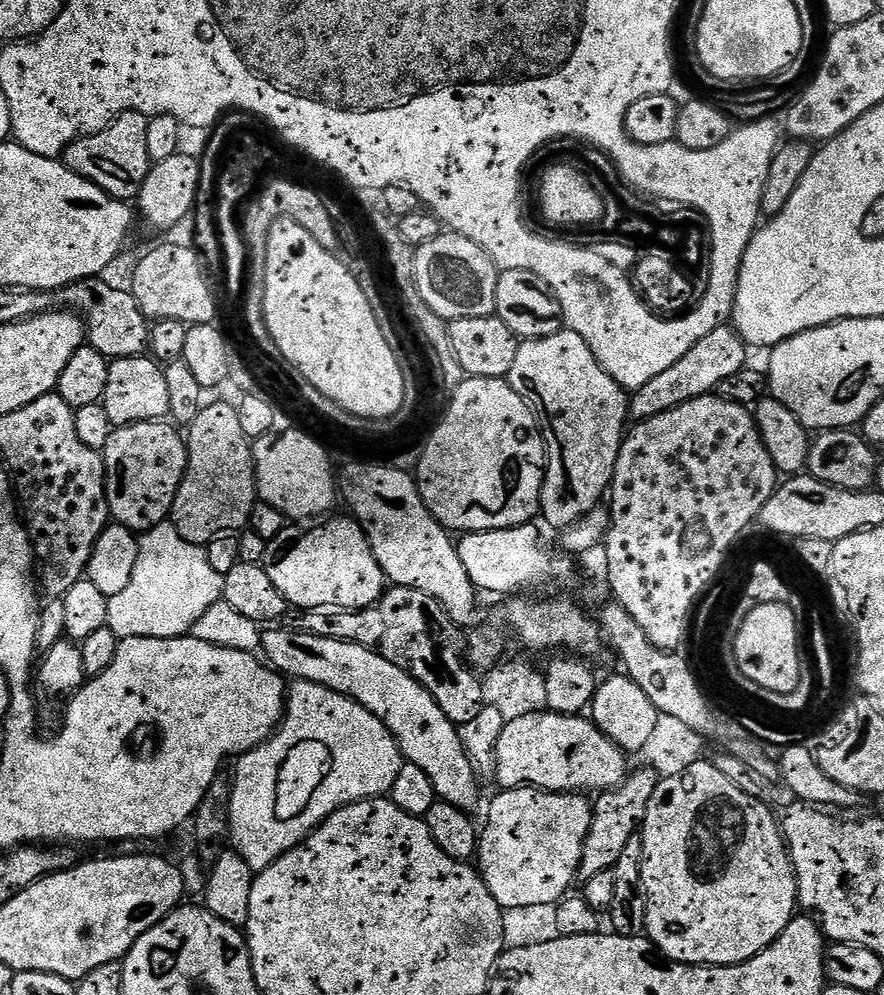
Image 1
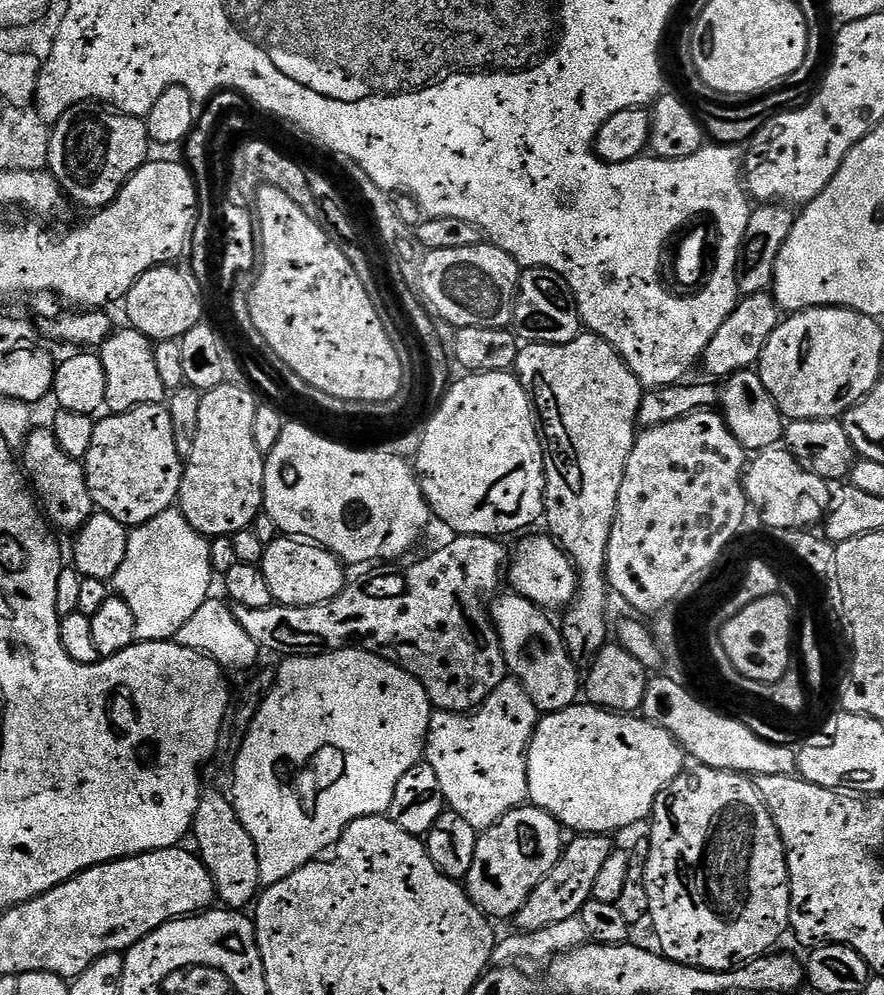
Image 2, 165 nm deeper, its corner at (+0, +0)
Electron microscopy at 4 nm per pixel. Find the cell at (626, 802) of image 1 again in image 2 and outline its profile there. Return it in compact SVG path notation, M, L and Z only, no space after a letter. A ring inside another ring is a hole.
M576 834L567 841L566 847L560 854L559 862L534 886L530 898L520 907L514 917L514 923L520 932L537 932L546 930L546 926L558 926L558 922L566 922L570 918L580 915L582 906L592 899L594 881L598 879L606 858L614 851L613 837L605 834L602 836L589 836Z

